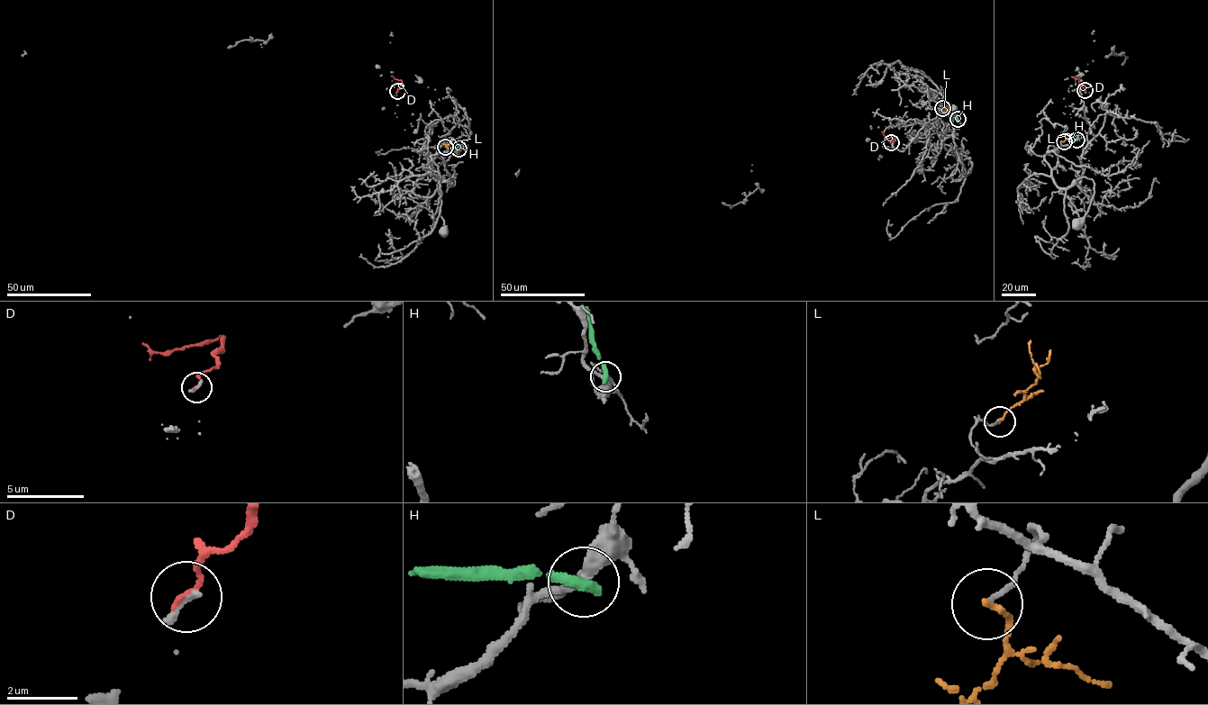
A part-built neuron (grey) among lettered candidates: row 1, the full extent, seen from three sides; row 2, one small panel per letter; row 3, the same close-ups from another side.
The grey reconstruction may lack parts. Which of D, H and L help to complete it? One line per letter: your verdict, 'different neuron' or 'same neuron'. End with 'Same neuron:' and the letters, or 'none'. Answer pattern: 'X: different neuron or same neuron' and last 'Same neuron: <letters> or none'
D: different neuron
H: different neuron
L: different neuron
Same neuron: none

